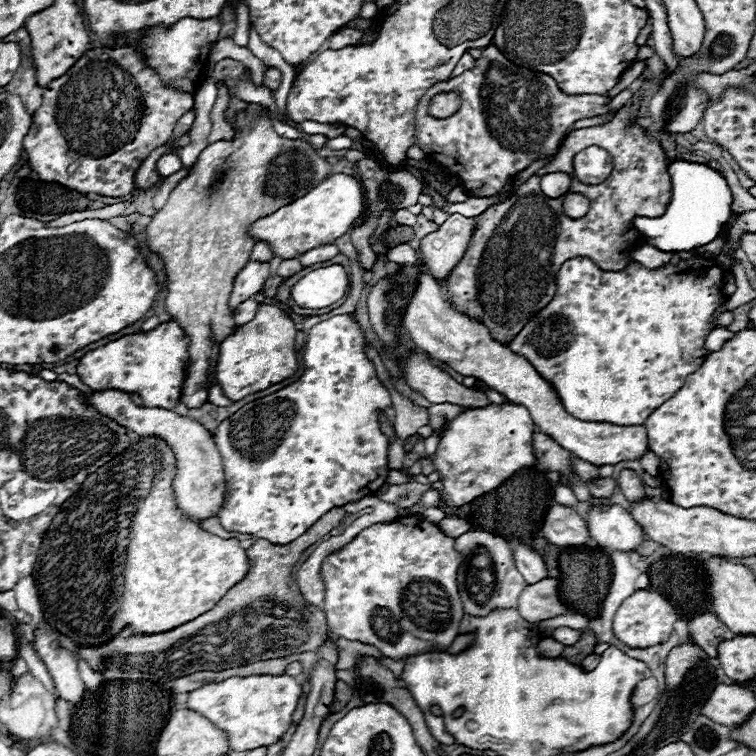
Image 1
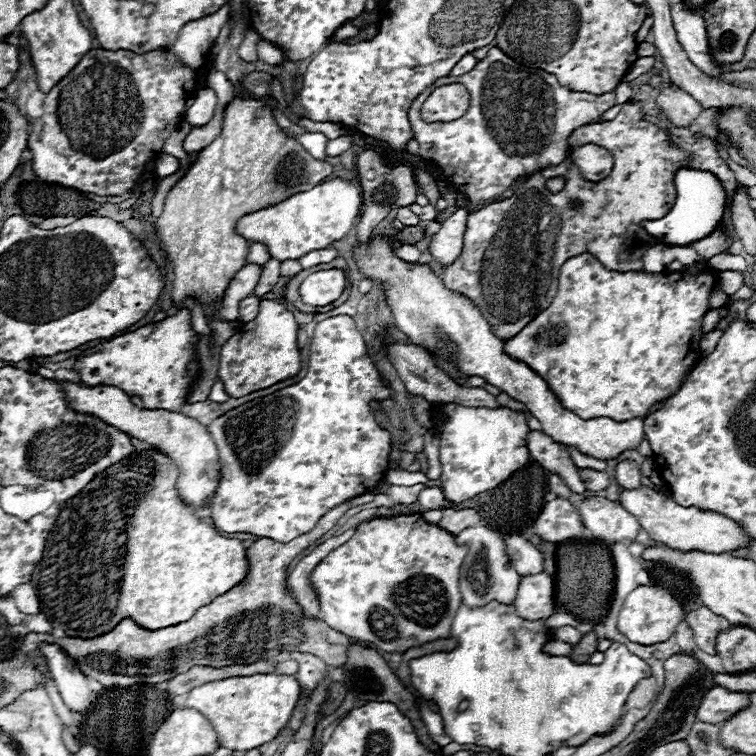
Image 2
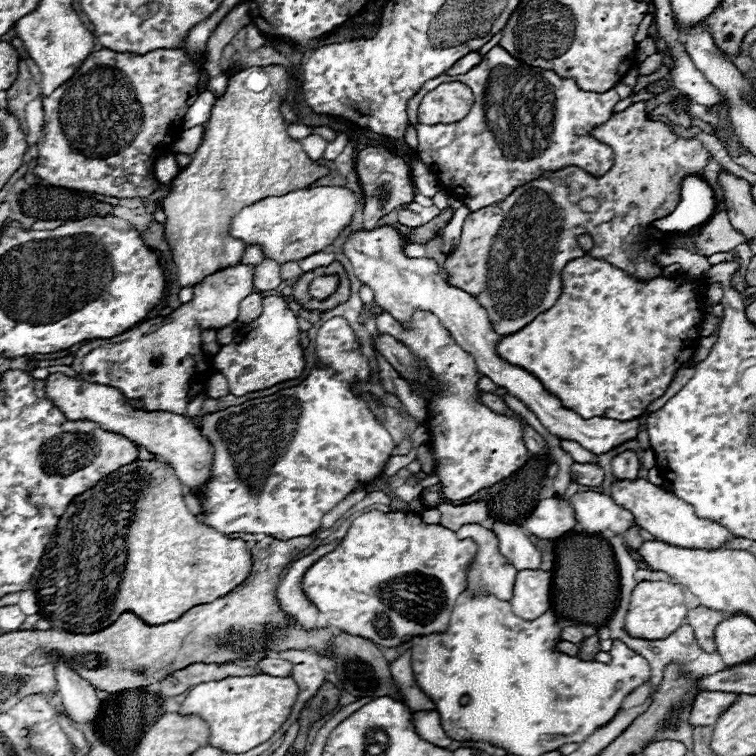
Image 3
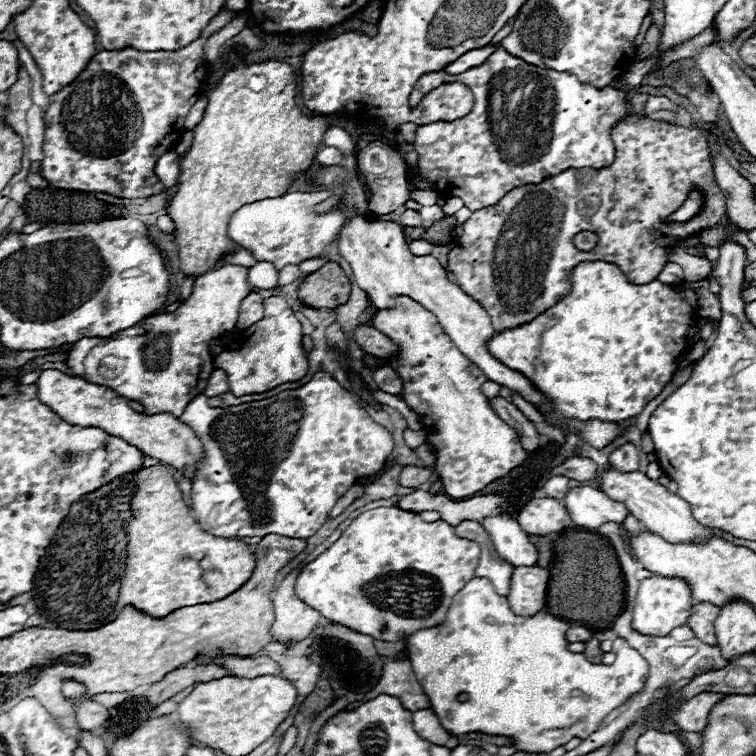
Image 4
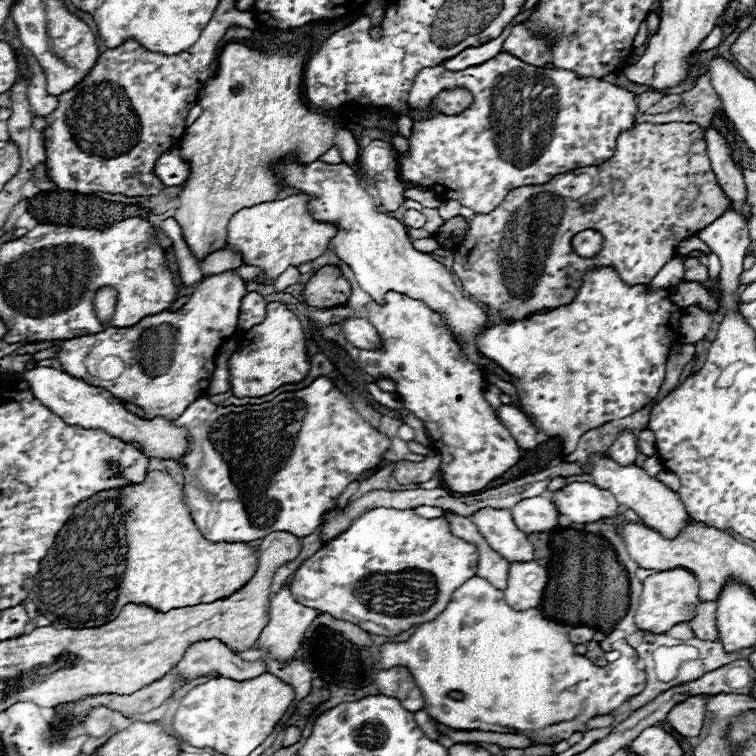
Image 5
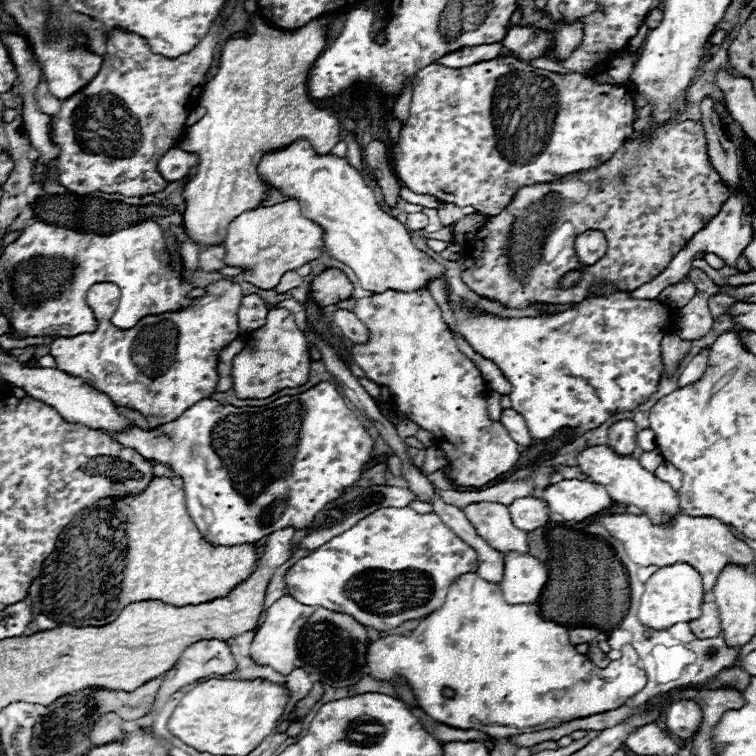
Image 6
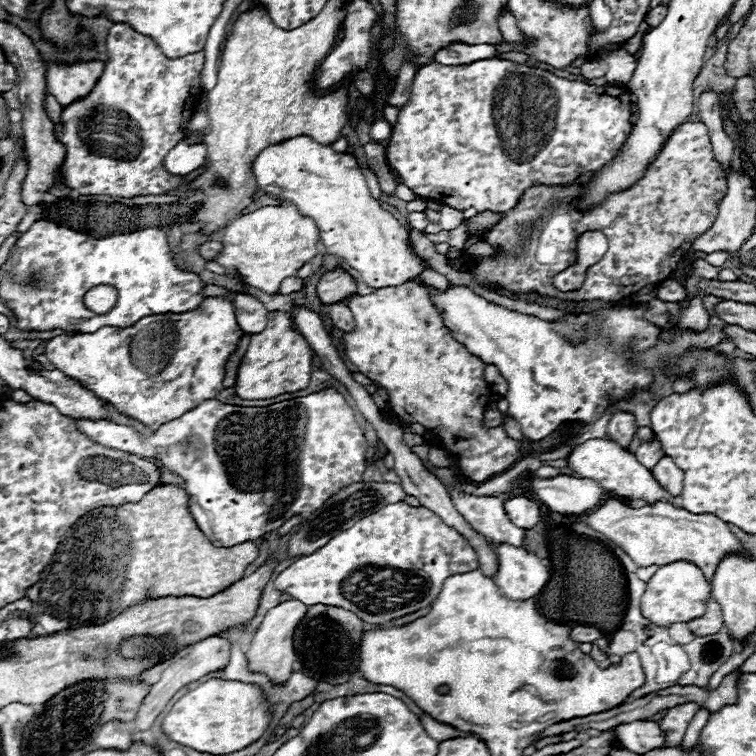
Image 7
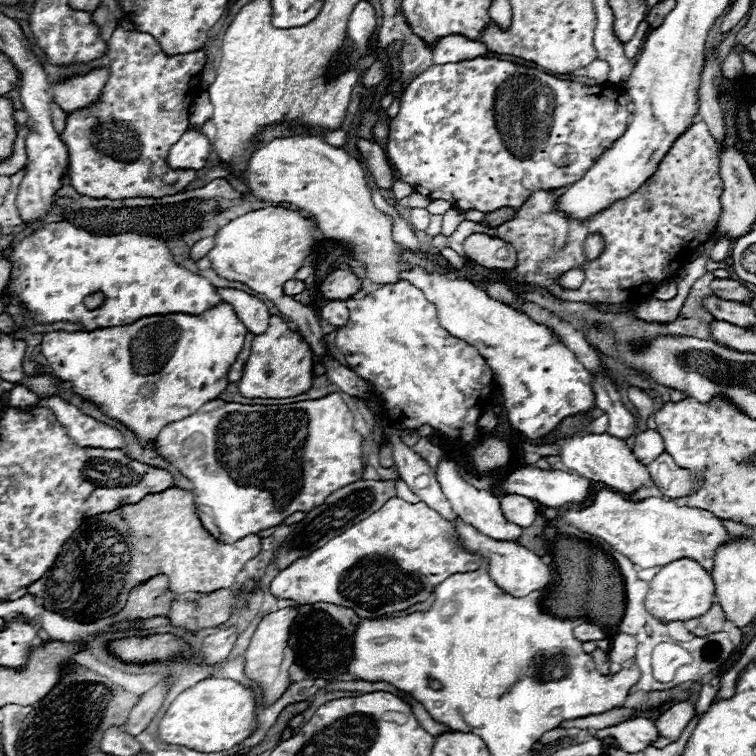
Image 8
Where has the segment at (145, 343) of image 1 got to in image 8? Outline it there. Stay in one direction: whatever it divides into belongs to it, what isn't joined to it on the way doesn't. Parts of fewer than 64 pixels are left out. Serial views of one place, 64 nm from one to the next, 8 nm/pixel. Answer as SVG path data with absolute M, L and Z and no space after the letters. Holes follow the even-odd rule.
M226 302L216 304L204 314L158 314L136 320L128 326L100 328L94 332L54 332L42 340L42 354L58 378L70 380L76 394L94 402L110 418L126 424L136 432L140 444L154 440L162 426L182 420L208 400L216 400L228 386L228 370L242 350L248 330L238 320L234 308Z

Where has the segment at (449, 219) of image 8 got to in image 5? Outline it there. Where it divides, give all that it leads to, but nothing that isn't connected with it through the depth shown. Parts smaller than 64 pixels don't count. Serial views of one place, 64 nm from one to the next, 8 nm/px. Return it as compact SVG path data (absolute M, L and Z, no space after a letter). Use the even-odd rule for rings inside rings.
M446 200L438 210L440 210L440 216L442 216L442 220L448 220L448 218L454 218L454 216L458 216L458 212L460 212L460 208L462 208L462 204L458 202L458 200Z

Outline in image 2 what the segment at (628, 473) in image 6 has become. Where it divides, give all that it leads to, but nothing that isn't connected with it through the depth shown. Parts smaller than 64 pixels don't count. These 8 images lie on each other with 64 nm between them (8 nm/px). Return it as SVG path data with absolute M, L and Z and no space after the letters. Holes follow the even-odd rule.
M640 486L638 490L622 490L620 504L632 516L636 516L638 524L648 532L648 536L652 540L656 540L658 544L668 544L668 548L672 548L672 550L680 550L680 552L698 550L698 552L722 554L722 552L734 552L738 548L748 546L750 542L754 542L754 538L748 536L744 532L744 528L740 524L736 524L734 520L730 520L718 512L700 510L696 506L690 506L690 508L678 506L670 496L656 492L652 488L646 488L646 486Z

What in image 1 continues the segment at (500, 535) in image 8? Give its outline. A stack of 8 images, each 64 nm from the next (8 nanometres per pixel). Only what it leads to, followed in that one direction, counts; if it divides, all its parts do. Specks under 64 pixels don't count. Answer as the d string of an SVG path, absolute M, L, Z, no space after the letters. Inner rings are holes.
M520 542L516 544L514 560L516 560L516 568L524 576L526 584L536 584L542 578L548 578L548 570L546 570L542 556L536 554L534 550L530 550L526 544L520 544Z

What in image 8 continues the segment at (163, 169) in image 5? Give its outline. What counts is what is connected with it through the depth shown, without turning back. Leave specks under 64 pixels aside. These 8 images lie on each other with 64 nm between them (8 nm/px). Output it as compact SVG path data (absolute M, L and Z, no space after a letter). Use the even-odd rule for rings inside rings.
M198 132L186 134L170 148L168 164L176 170L200 170L206 166L210 154L210 140Z

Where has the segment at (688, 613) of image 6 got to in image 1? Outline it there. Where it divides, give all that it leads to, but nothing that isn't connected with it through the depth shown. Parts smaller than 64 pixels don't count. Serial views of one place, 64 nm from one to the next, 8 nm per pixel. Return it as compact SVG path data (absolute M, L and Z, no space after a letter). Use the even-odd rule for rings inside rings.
M638 590L632 596L628 596L622 606L618 608L616 616L614 616L614 636L628 648L648 648L648 646L656 646L662 644L670 638L672 634L672 626L676 622L676 612L670 606L670 602L660 596L654 590Z

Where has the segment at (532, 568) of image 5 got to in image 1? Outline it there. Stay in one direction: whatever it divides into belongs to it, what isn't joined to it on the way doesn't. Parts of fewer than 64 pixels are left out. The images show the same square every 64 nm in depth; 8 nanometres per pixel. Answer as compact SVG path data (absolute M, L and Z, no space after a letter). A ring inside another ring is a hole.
M546 578L534 586L526 586L518 598L518 612L532 624L560 614L572 614L558 596L558 580L552 578Z

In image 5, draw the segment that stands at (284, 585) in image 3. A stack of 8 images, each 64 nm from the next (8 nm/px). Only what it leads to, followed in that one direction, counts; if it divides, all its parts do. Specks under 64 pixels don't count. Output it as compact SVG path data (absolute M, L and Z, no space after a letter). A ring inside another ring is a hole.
M282 586L270 602L270 622L260 634L258 648L268 648L278 660L292 660L302 646L306 628L318 614L318 610L296 602L290 588Z

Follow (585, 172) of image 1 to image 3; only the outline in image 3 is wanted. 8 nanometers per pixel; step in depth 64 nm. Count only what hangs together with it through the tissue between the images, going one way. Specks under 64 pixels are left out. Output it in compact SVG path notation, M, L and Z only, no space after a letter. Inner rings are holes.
M496 46L470 72L460 76L442 74L426 82L408 102L408 118L418 132L420 160L426 166L436 166L440 184L466 198L462 202L474 212L500 202L514 188L540 178L548 170L578 166L594 178L606 174L614 164L614 152L584 134L592 126L608 122L618 102L614 90L602 94L580 90L574 80L564 80L552 70L530 68ZM442 82L462 82L474 92L470 112L452 124L420 124L416 118L418 104Z

